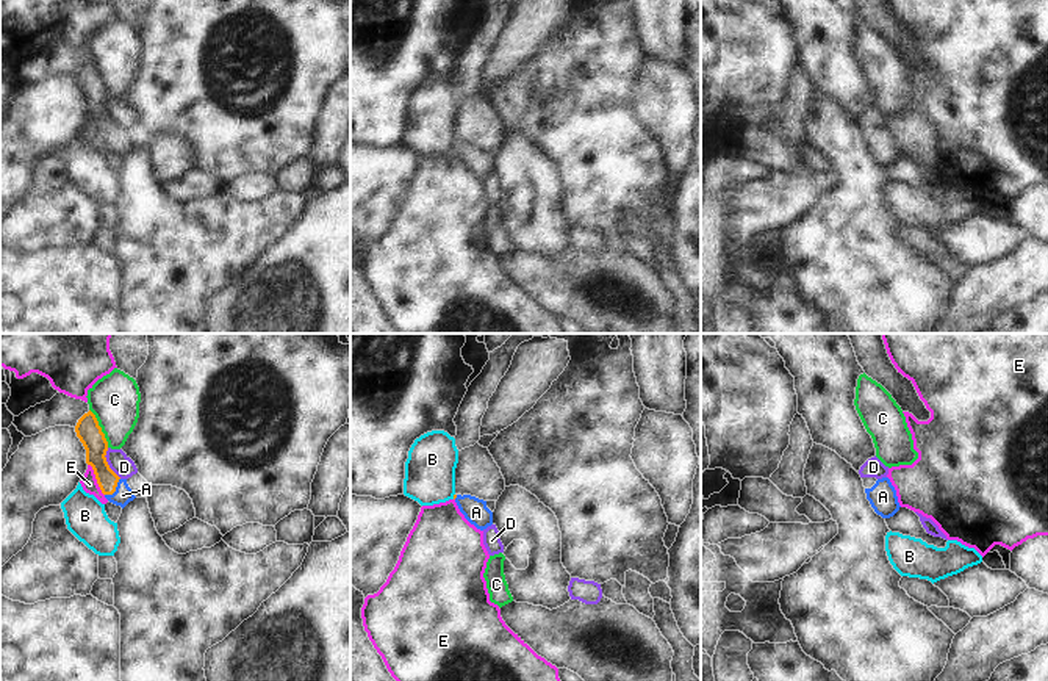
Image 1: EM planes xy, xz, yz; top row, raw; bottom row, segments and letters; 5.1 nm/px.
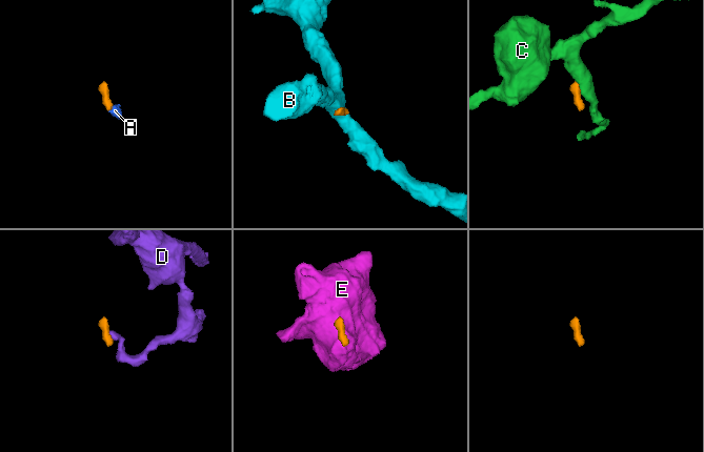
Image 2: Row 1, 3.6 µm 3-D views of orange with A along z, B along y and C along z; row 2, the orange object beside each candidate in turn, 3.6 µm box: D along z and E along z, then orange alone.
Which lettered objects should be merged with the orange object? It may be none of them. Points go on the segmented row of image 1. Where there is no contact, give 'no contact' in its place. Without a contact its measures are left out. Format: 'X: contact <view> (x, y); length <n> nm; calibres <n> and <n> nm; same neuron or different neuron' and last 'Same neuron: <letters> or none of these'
A: contact xy (114, 489); length 120 nm; calibres 120 and 90 nm; same neuron
B: contact xz (454, 497); length 30 nm; calibres 20 and 260 nm; different neuron
C: contact xy (100, 428); length 220 nm; calibres 120 and 260 nm; different neuron
D: contact xy (107, 464); length 180 nm; calibres 120 and 110 nm; different neuron
E: contact xy (96, 478); length 190 nm; calibres 120 and 80 nm; different neuron
Same neuron: A

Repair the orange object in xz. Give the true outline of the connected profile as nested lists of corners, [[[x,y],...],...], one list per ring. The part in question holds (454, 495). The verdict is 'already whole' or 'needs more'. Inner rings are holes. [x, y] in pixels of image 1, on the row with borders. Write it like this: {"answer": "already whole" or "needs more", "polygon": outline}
{"answer": "needs more", "polygon": [[[454,495],[454,499],[465,518],[477,529],[483,531],[493,524],[493,512],[486,507],[486,501],[471,495]]]}

